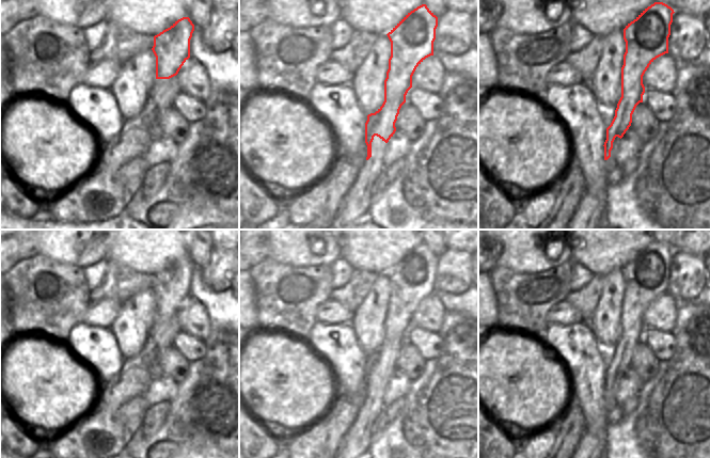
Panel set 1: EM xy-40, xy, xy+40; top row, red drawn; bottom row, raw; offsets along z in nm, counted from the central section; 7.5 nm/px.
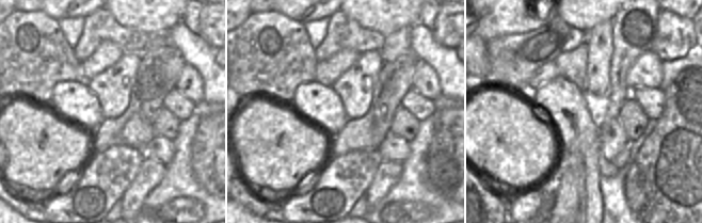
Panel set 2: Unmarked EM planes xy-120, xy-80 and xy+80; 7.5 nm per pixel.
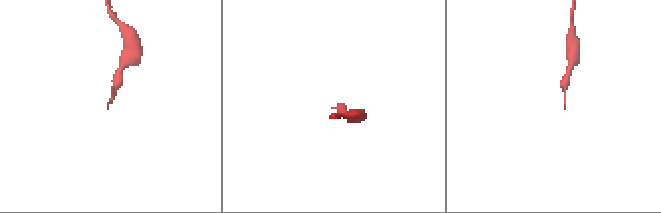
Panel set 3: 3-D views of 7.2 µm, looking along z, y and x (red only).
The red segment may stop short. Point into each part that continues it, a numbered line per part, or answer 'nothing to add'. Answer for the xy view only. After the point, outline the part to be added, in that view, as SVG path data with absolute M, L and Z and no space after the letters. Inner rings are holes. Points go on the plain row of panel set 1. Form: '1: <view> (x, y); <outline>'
nothing to add

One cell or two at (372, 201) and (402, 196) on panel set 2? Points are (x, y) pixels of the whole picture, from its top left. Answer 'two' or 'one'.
two

